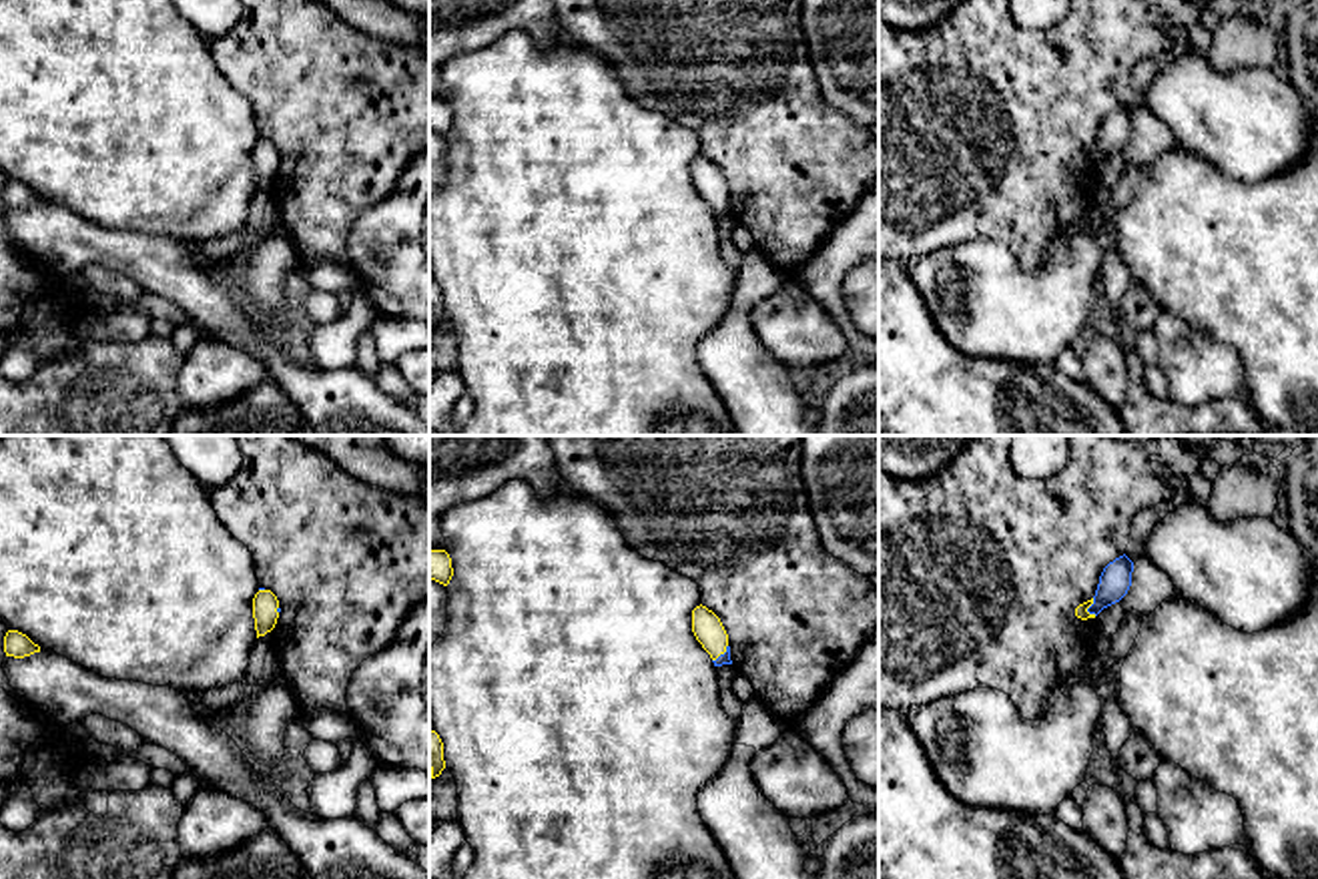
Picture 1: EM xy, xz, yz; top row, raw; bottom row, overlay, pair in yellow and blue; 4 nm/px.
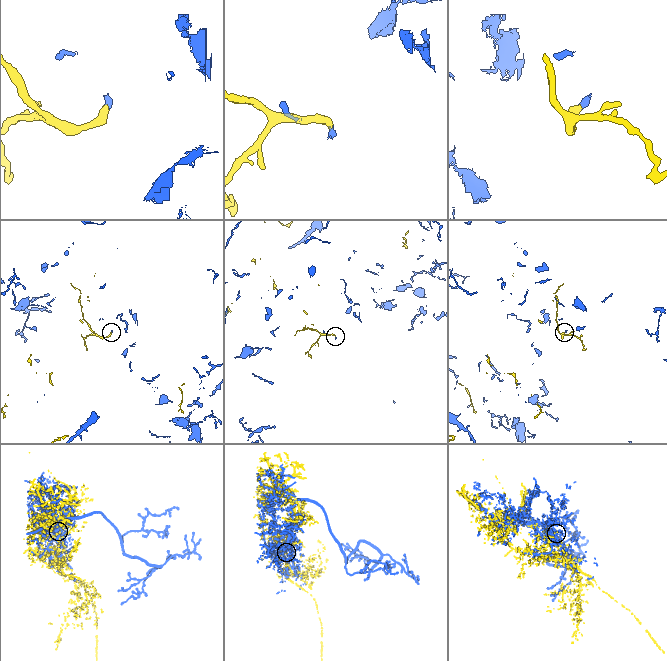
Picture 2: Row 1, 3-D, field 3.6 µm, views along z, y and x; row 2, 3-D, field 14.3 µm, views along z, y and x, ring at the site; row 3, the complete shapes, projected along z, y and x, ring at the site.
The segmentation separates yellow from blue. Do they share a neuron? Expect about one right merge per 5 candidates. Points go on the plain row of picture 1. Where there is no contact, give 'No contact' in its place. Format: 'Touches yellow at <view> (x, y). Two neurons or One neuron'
Touches yellow at yz (1090, 155). Two neurons

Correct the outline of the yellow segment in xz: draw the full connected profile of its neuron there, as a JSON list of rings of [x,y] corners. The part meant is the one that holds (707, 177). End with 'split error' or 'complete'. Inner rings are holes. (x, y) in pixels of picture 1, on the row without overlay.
[[[702,155],[692,161],[692,183],[712,211],[726,203],[726,181],[720,169]]]; complete

